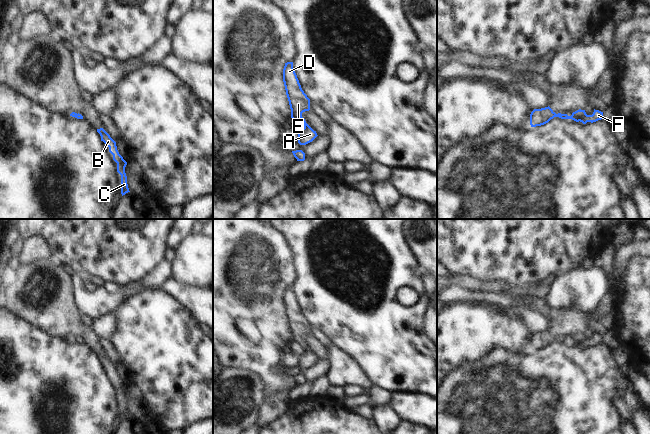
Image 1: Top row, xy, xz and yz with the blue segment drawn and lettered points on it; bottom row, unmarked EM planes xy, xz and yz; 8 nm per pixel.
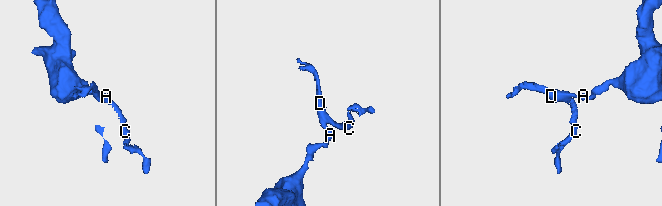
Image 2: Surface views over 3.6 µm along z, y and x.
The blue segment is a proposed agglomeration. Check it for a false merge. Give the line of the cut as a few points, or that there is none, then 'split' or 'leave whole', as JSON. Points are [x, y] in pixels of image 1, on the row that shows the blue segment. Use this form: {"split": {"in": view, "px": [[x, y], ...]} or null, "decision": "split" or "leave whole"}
{"split": null, "decision": "leave whole"}

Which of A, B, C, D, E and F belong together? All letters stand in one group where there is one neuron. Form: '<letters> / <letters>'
A B C D E F

